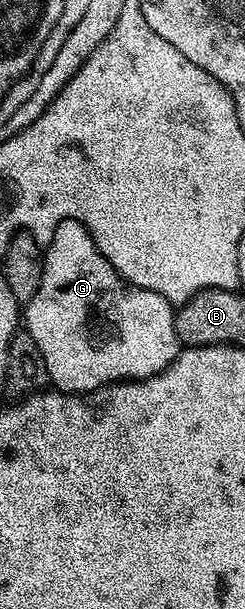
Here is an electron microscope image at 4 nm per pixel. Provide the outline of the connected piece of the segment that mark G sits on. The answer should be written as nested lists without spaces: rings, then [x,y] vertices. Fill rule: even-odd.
[[[63,220],[55,228],[48,246],[43,250],[43,280],[39,292],[23,310],[23,326],[31,340],[43,352],[49,381],[63,394],[84,396],[110,382],[149,378],[167,369],[176,360],[179,343],[175,332],[174,303],[159,292],[131,288],[120,278],[111,264],[99,252],[95,240],[79,220]]]

